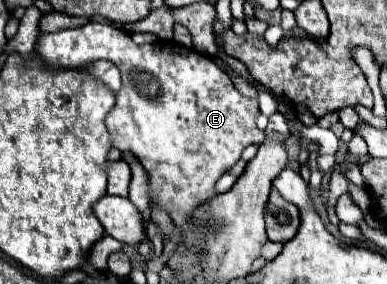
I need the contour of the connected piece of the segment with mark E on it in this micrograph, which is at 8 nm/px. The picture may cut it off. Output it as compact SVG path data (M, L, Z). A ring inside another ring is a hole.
M89 22L75 30L39 34L35 52L49 68L91 66L93 62L105 58L121 70L123 86L117 92L115 110L107 114L105 124L113 146L121 152L135 154L149 174L151 208L159 206L167 214L191 212L213 194L215 182L233 168L233 164L241 158L241 152L249 144L261 144L265 140L265 132L255 124L255 118L259 114L257 100L239 94L229 76L209 56L199 54L197 50L187 50L175 42L139 46L125 30L101 22Z

